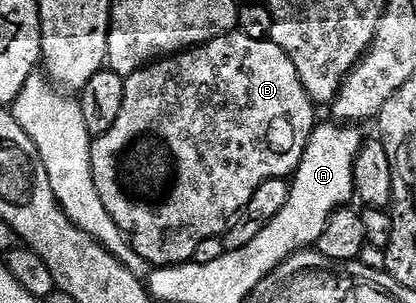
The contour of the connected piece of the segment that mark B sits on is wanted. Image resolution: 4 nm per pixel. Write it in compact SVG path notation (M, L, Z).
M234 30L205 44L198 44L196 48L186 48L183 52L154 60L135 74L125 77L123 110L119 110L115 126L111 126L107 134L93 140L93 177L103 198L103 206L107 206L107 214L115 218L119 230L123 230L123 234L129 239L130 246L150 266L172 266L192 261L192 255L198 245L208 239L224 237L247 206L247 202L251 202L251 194L255 194L255 190L259 190L263 182L292 177L307 150L307 142L313 129L319 123L316 111L318 112L318 109L312 98L307 94L307 90L303 90L303 82L299 82L299 70L295 70L295 62L291 62L291 58L287 58L287 54L283 54L283 50L279 50L279 46L275 46L275 42L270 39L247 38L247 34Z

